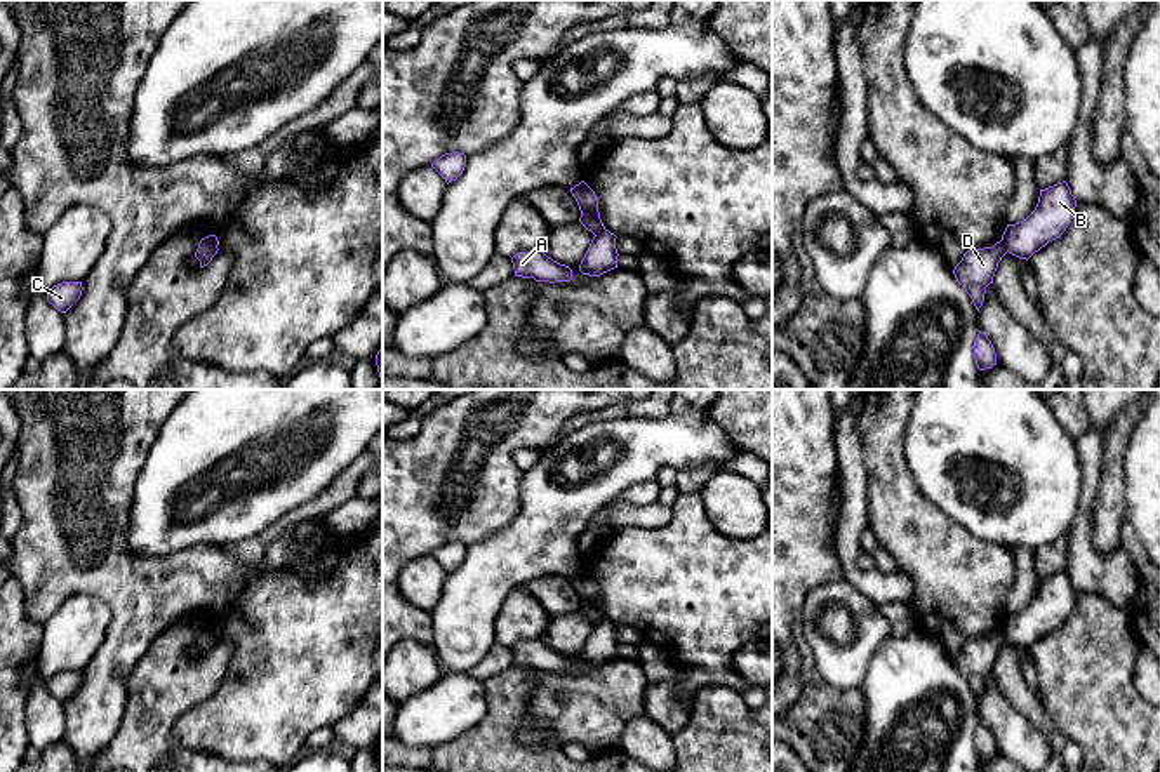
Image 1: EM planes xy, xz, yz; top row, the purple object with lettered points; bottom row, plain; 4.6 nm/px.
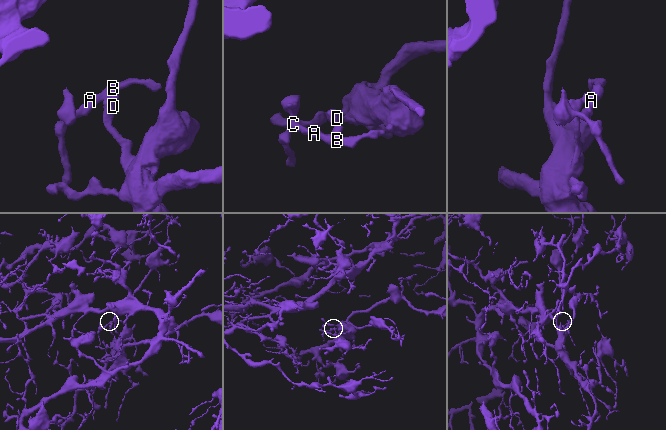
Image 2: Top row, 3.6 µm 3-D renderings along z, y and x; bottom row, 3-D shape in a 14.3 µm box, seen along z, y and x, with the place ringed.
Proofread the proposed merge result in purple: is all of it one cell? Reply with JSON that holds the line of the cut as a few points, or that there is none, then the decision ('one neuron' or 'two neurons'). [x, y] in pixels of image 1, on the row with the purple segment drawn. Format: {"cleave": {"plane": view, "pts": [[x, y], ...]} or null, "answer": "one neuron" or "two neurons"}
{"cleave": {"plane": "yz", "pts": [[1000, 240], [1007, 251]]}, "answer": "two neurons"}

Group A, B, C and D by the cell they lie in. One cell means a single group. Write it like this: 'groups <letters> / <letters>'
groups A B C / D

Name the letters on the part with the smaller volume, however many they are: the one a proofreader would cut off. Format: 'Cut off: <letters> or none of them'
Cut off: A, B, C

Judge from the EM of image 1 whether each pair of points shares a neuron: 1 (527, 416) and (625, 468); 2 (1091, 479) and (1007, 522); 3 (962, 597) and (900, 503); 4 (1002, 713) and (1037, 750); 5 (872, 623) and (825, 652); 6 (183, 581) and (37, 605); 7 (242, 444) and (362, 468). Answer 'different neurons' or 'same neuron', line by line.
1: different neurons
2: different neurons
3: same neuron
4: same neuron
5: same neuron
6: same neuron
7: different neurons

